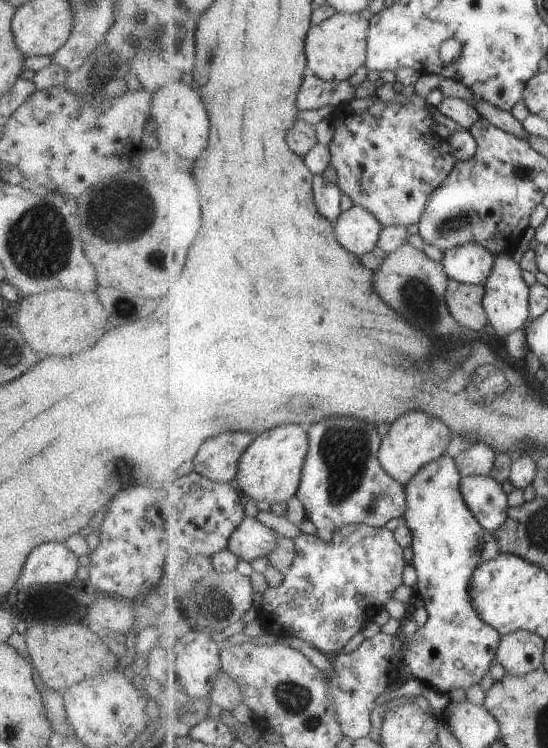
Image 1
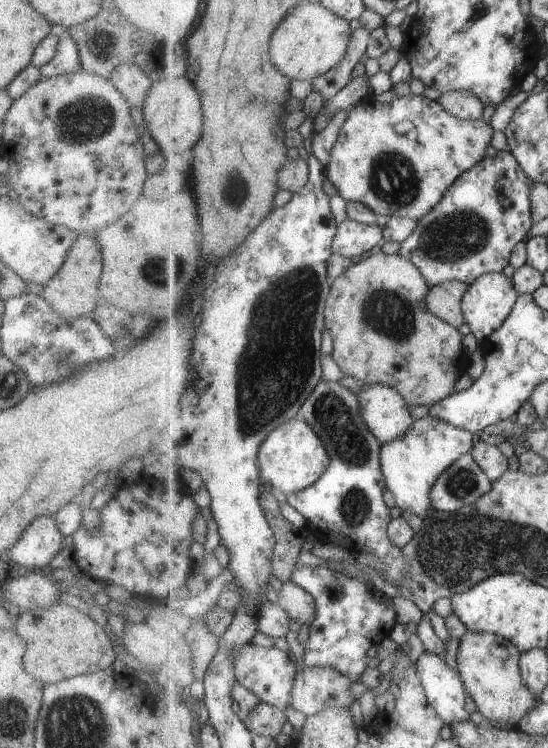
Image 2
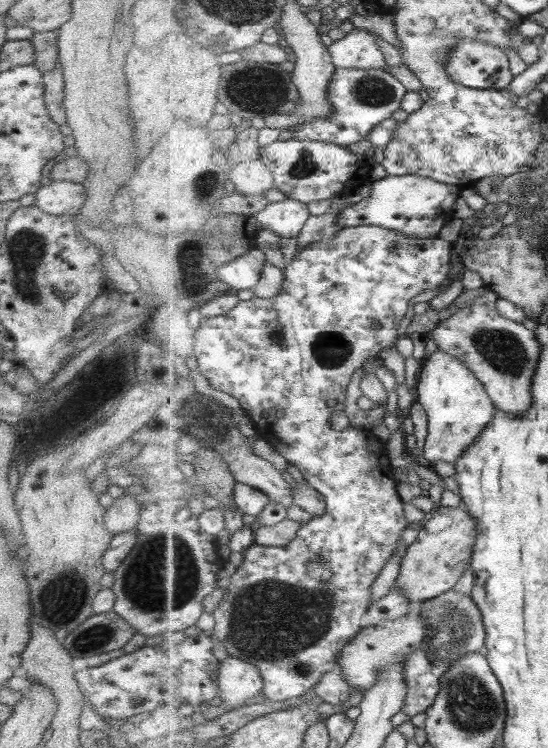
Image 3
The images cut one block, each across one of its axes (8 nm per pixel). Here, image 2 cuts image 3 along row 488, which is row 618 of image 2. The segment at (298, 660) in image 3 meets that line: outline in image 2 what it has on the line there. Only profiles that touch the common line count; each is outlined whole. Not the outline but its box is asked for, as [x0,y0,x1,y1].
[292,565,398,683]

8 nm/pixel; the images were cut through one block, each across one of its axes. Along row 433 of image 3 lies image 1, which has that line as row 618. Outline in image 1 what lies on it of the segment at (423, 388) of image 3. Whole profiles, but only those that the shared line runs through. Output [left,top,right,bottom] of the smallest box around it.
[402,456,501,694]

